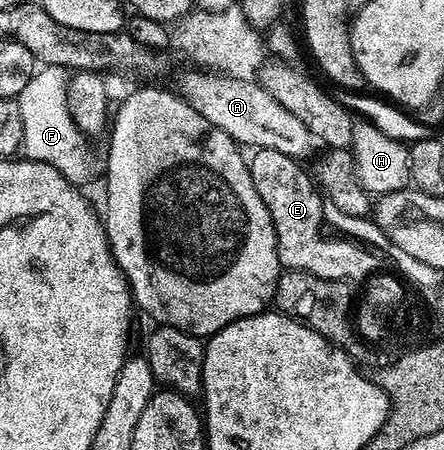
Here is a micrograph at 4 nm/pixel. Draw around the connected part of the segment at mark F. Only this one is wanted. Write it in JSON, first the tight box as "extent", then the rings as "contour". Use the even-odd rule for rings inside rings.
{"extent":[17,65,97,185],"contour":[[[59,65],[42,66],[29,79],[17,100],[23,115],[23,142],[28,158],[58,167],[63,175],[79,185],[94,175],[97,163],[89,153],[86,134],[70,109],[69,82],[68,70]]]}

